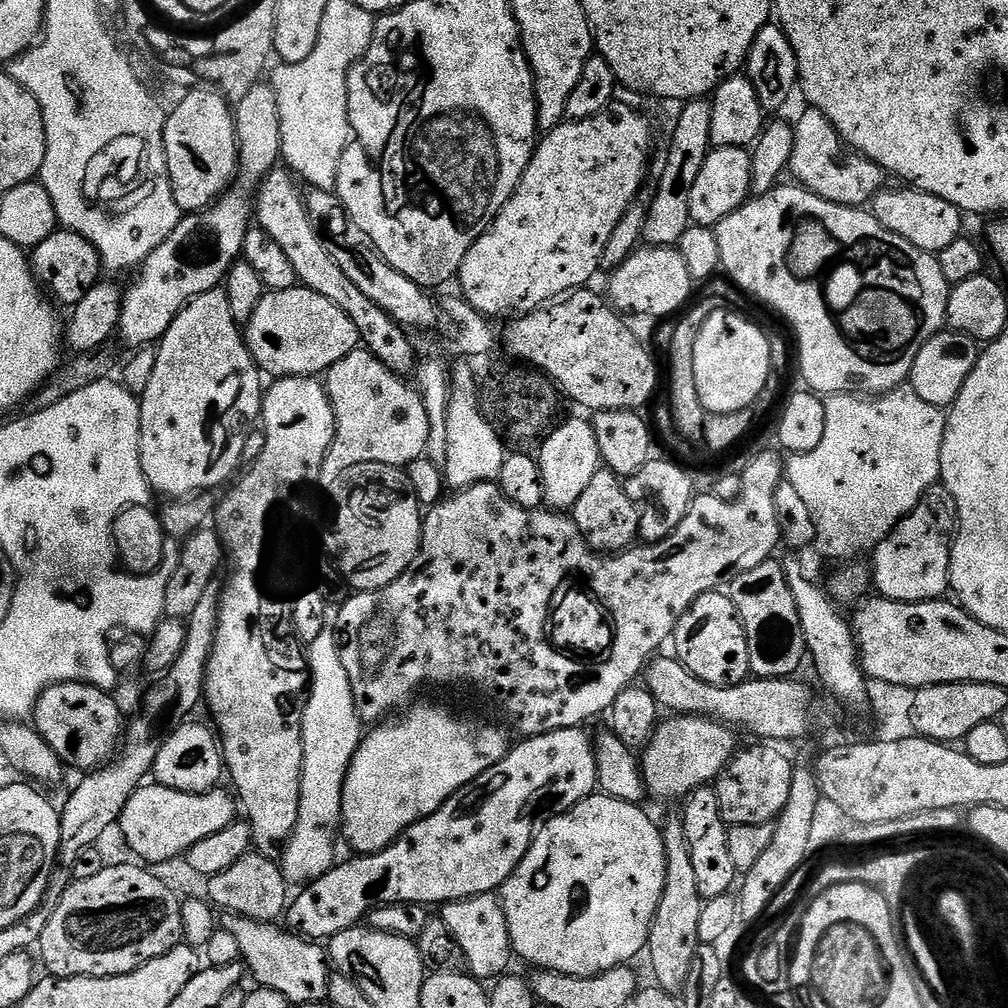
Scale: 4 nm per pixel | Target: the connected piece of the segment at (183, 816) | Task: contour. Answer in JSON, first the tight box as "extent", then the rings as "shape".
{"extent":[118,782,238,865],"shape":[[[155,782],[145,783],[126,802],[118,821],[118,829],[124,835],[128,848],[141,861],[149,865],[172,860],[176,855],[187,853],[194,842],[226,830],[226,826],[237,823],[238,800],[231,791],[183,792]]]}

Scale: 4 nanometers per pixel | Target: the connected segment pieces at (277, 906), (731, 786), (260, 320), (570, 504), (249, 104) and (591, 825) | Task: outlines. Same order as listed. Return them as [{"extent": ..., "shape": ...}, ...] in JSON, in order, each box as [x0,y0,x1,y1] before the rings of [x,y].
[{"extent":[206,854,290,922],"shape":[[[249,854],[238,858],[238,862],[234,862],[226,870],[207,877],[206,896],[217,909],[225,908],[225,913],[246,916],[251,920],[276,922],[285,915],[290,903],[290,885],[284,878],[283,867],[277,861],[275,864],[271,855],[259,855]]]},{"extent":[714,742,797,826],"shape":[[[752,742],[749,748],[741,747],[720,773],[714,787],[718,794],[718,810],[722,810],[725,824],[754,826],[769,824],[779,819],[790,799],[790,785],[794,783],[797,765],[776,742]]]},{"extent":[246,286,362,378],"shape":[[[303,286],[278,290],[277,292],[265,291],[263,298],[254,306],[254,314],[250,314],[246,325],[246,343],[250,354],[254,358],[256,367],[261,373],[269,377],[279,378],[282,376],[316,376],[327,373],[339,360],[346,358],[346,354],[357,351],[362,341],[358,334],[358,326],[330,298],[322,298],[314,290]]]},{"extent":[538,419,602,510],"shape":[[[591,419],[567,420],[557,424],[538,449],[544,504],[552,510],[575,508],[578,498],[582,498],[586,486],[590,486],[590,481],[594,479],[594,474],[602,468],[598,438],[592,429]]]},{"extent":[118,82,282,350],"shape":[[[257,82],[252,89],[250,94],[246,94],[246,98],[235,101],[234,104],[234,123],[236,125],[236,151],[238,153],[238,171],[234,176],[234,183],[225,191],[224,195],[219,200],[208,205],[207,208],[202,209],[200,212],[187,213],[183,218],[184,220],[175,221],[174,227],[169,231],[168,235],[161,239],[160,243],[157,244],[151,254],[144,259],[139,265],[138,273],[140,277],[137,278],[136,284],[132,284],[123,293],[124,304],[120,307],[120,326],[118,329],[119,339],[124,339],[124,344],[128,347],[128,350],[135,350],[148,345],[155,345],[161,338],[166,334],[166,330],[170,330],[170,322],[174,322],[174,318],[185,306],[188,305],[194,298],[198,298],[198,294],[206,294],[210,290],[221,287],[225,283],[227,274],[232,268],[232,265],[237,263],[241,259],[244,251],[244,239],[248,233],[250,225],[254,220],[254,193],[259,189],[260,185],[264,183],[264,177],[269,172],[273,171],[281,163],[282,157],[280,154],[280,147],[282,146],[282,130],[280,129],[280,119],[278,118],[278,106],[276,99],[274,98],[274,90],[272,89],[271,83],[268,82]]]},{"extent":[498,794,666,976],"shape":[[[593,794],[587,796],[582,802],[578,802],[573,808],[567,808],[564,812],[545,819],[539,825],[536,835],[532,837],[530,850],[498,892],[504,905],[506,926],[510,926],[512,950],[519,959],[521,956],[526,963],[536,964],[532,966],[537,969],[561,972],[567,976],[596,976],[599,972],[627,965],[640,951],[643,953],[647,949],[650,926],[656,917],[658,902],[666,886],[666,850],[662,842],[661,825],[655,824],[642,809],[640,804],[622,802],[613,796]]]}]

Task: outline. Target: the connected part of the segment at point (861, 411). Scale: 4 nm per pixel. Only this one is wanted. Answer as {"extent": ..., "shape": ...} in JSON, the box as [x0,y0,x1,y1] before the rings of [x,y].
{"extent":[786,386,946,562],"shape":[[[911,386],[894,388],[875,398],[861,398],[856,394],[832,394],[824,400],[824,409],[826,410],[826,430],[822,434],[822,442],[818,442],[818,446],[814,446],[814,450],[797,452],[787,457],[786,479],[798,489],[798,494],[802,494],[806,506],[810,506],[812,517],[816,523],[814,548],[817,548],[824,556],[840,560],[836,562],[844,562],[849,558],[859,557],[856,556],[859,552],[866,551],[865,553],[867,553],[869,550],[875,549],[881,540],[885,540],[896,529],[902,518],[906,518],[912,513],[914,506],[918,506],[918,502],[927,494],[929,488],[940,480],[940,455],[942,454],[946,412],[943,407],[930,405],[925,399],[920,398]]]}

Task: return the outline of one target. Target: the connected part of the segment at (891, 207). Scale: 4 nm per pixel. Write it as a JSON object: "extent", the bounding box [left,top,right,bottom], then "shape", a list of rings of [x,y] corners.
{"extent":[870,186,962,254],"shape":[[[911,186],[896,187],[900,188],[892,188],[889,192],[887,190],[877,192],[876,199],[870,204],[872,215],[878,218],[878,222],[882,222],[882,226],[886,226],[886,230],[906,238],[906,242],[910,242],[918,250],[933,254],[939,254],[942,250],[946,250],[946,246],[950,246],[950,242],[961,239],[962,213],[960,209],[929,192],[919,192],[918,189]]]}

